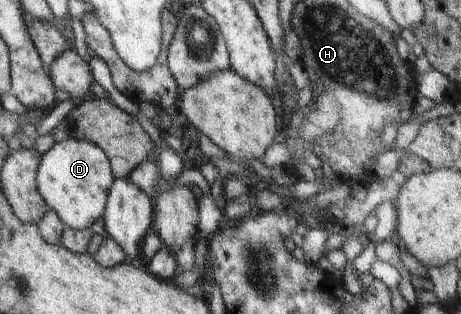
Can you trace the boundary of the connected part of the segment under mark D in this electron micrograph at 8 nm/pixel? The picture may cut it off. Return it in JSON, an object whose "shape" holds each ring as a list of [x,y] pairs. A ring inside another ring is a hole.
{"shape":[[[68,139],[55,145],[41,156],[37,170],[37,187],[46,205],[63,221],[76,230],[91,228],[103,217],[109,188],[114,175],[105,152],[87,140]]]}

